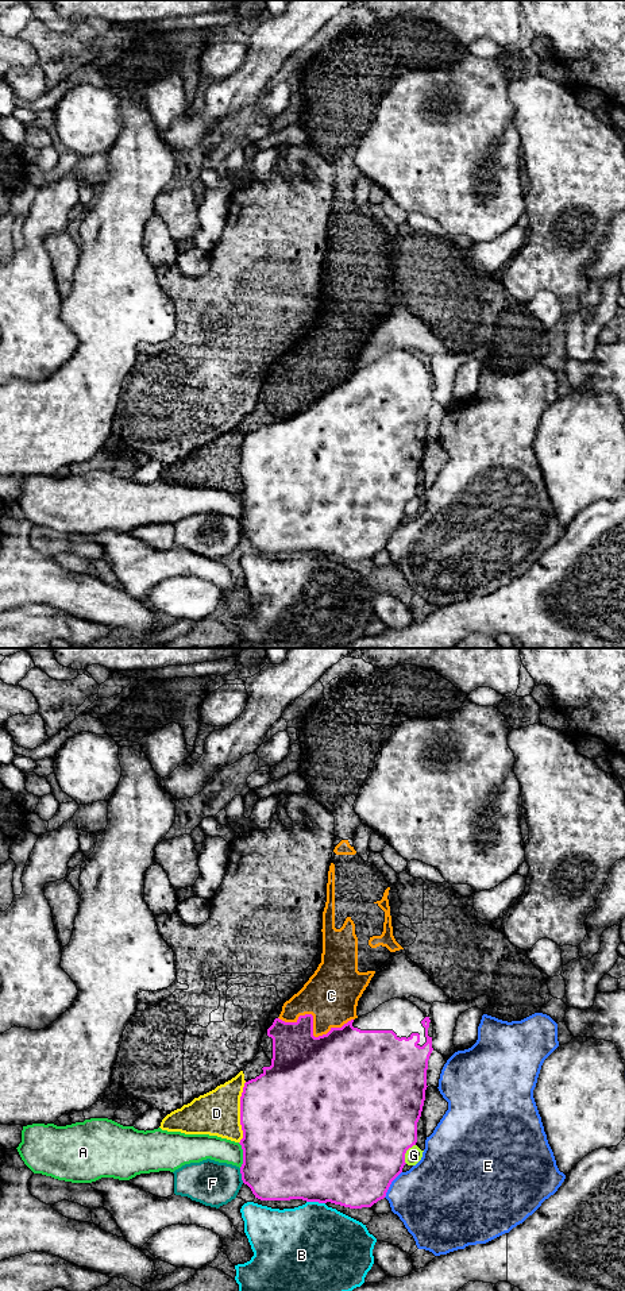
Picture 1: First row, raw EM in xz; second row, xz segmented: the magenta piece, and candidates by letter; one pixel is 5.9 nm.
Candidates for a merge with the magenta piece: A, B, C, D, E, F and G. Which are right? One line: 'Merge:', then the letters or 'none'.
Merge: none

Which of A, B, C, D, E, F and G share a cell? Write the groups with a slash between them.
A / B / C D / E / F / G

